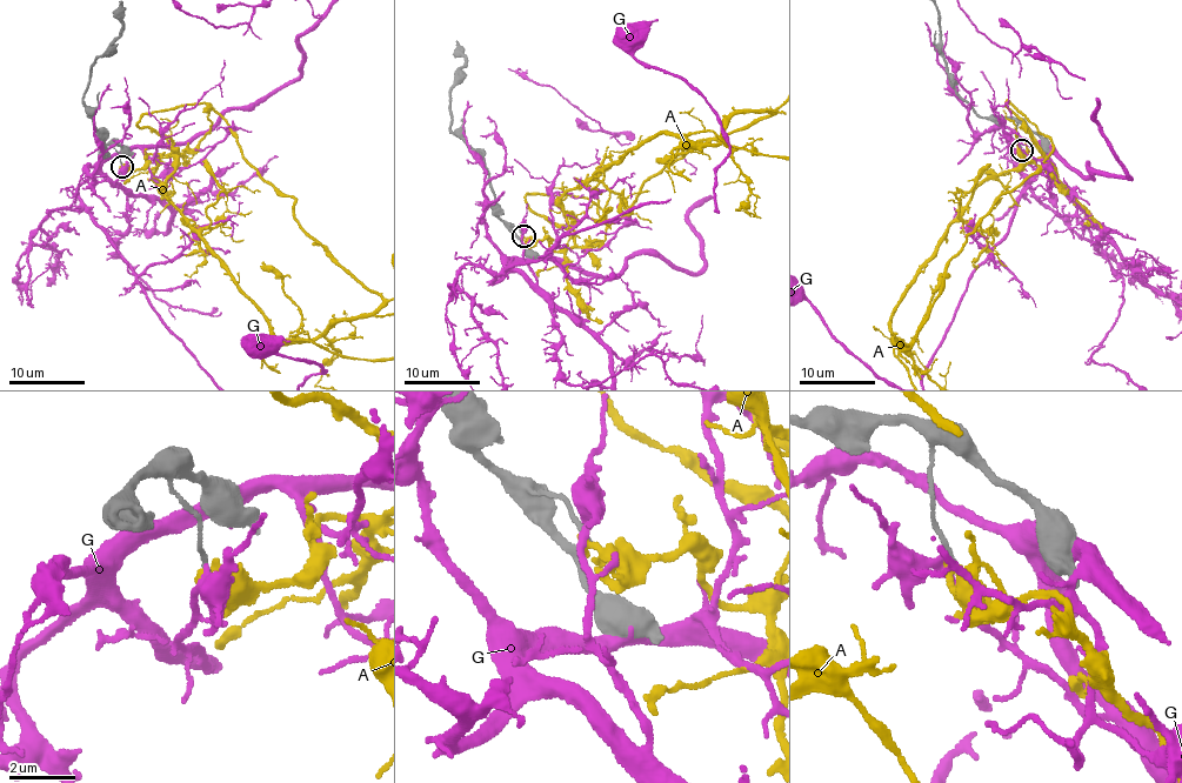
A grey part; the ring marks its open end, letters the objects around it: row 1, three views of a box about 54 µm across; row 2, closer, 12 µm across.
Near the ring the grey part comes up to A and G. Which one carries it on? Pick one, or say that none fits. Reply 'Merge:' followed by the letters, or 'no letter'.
Merge: no letter

